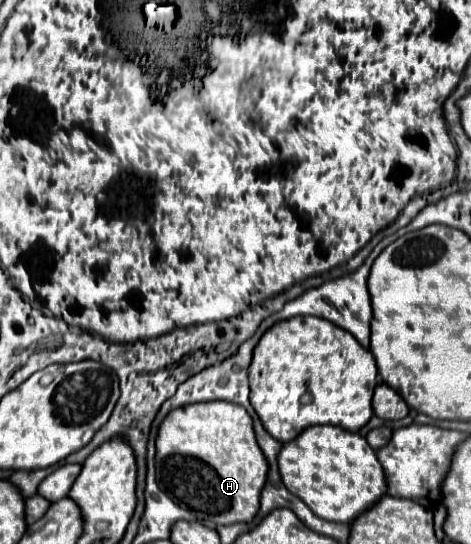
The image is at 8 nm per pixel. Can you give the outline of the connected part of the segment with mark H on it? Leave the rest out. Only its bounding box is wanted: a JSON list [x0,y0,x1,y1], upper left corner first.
[157,401,269,525]

